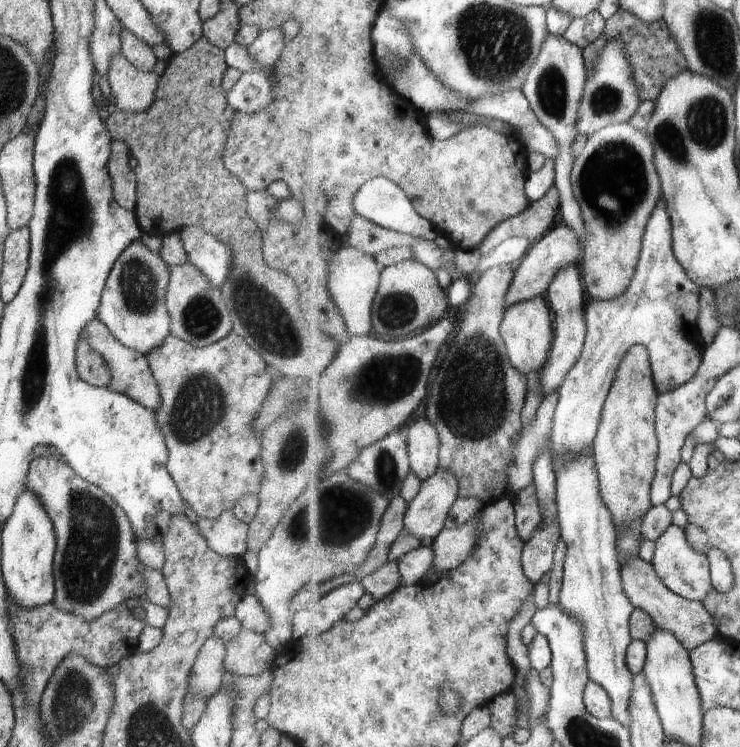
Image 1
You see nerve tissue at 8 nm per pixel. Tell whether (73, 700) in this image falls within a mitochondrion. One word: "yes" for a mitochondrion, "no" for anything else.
yes

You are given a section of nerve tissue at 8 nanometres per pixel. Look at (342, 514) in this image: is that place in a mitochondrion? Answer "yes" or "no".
yes

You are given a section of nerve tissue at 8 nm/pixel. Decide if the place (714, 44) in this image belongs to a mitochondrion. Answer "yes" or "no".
yes

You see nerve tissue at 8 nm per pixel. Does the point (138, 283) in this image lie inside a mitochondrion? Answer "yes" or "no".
yes

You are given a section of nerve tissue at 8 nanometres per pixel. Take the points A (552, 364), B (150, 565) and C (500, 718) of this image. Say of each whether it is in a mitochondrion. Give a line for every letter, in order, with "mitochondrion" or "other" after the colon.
A: other
B: other
C: other

